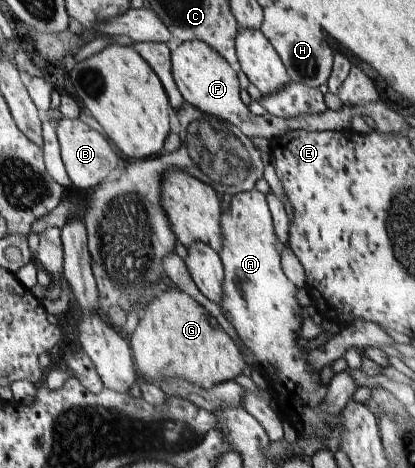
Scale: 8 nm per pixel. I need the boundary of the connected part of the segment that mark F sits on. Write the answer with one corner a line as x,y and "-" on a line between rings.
191,41
176,43
171,48
171,71
177,89
181,92
185,103
199,107
201,111
215,118
224,119
239,127
247,137
279,137
289,130
325,131
348,130
353,117
351,105
344,105
339,110
327,109
317,115
297,115
295,117
277,117
266,114
265,117
257,116
248,109
239,97
240,87
237,72
219,55
210,44
205,41

